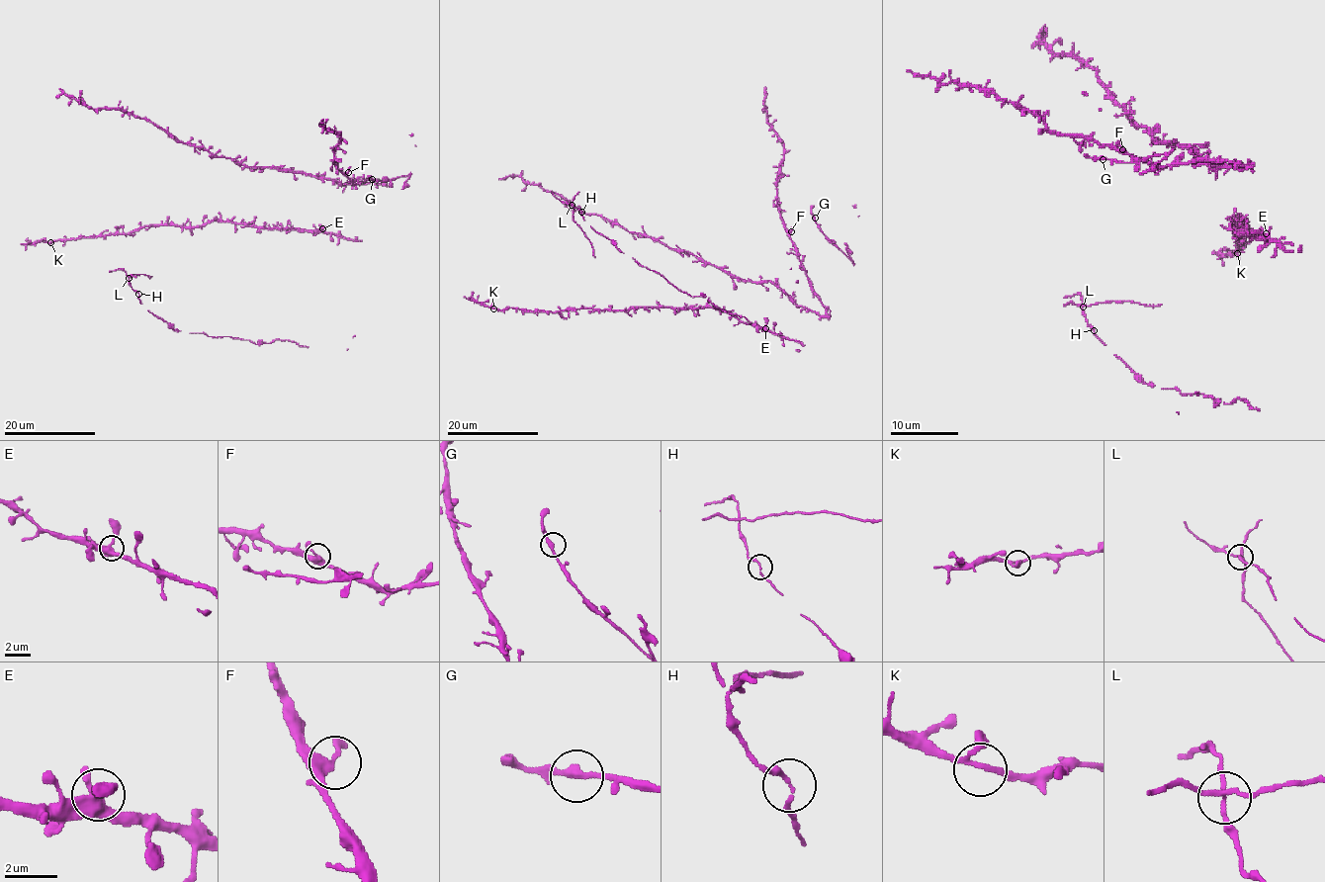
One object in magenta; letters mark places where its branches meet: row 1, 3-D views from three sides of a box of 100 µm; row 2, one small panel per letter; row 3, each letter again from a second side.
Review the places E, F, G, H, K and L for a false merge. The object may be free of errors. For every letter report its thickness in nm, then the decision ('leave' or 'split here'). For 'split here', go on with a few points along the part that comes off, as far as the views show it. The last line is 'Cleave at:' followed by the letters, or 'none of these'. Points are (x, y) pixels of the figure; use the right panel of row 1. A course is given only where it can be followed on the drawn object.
E: calibre 400 nm; leave
F: calibre 280 nm; leave
G: calibre 280 nm; leave
H: calibre 160 nm; leave
K: calibre 170 nm; leave
L: calibre 160 nm; split here; course (1082, 306), (1105, 303), (1161, 305)
Cleave at: L

